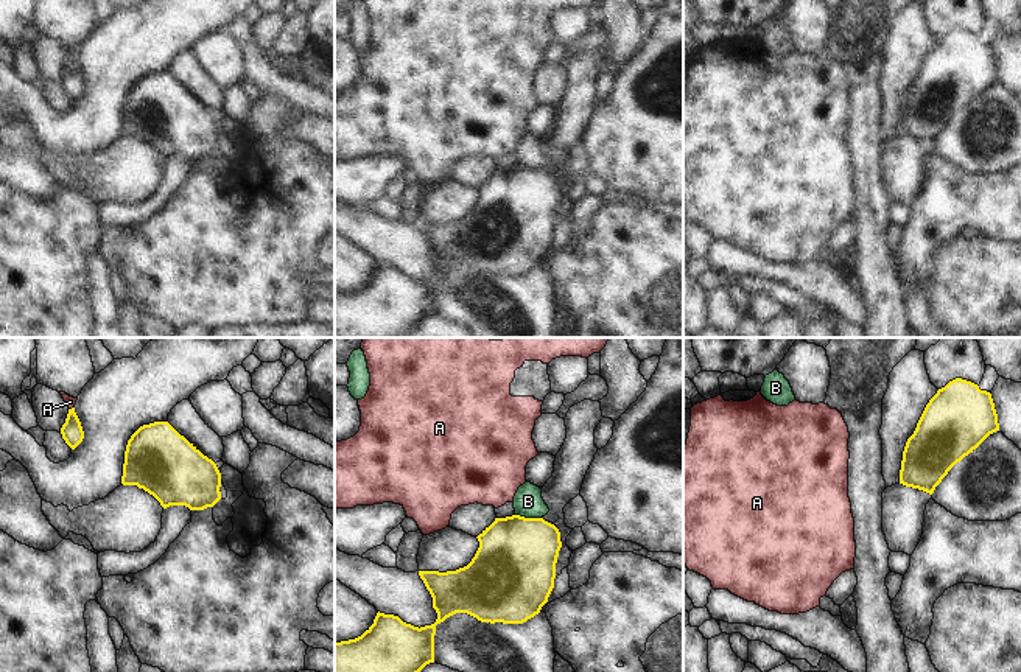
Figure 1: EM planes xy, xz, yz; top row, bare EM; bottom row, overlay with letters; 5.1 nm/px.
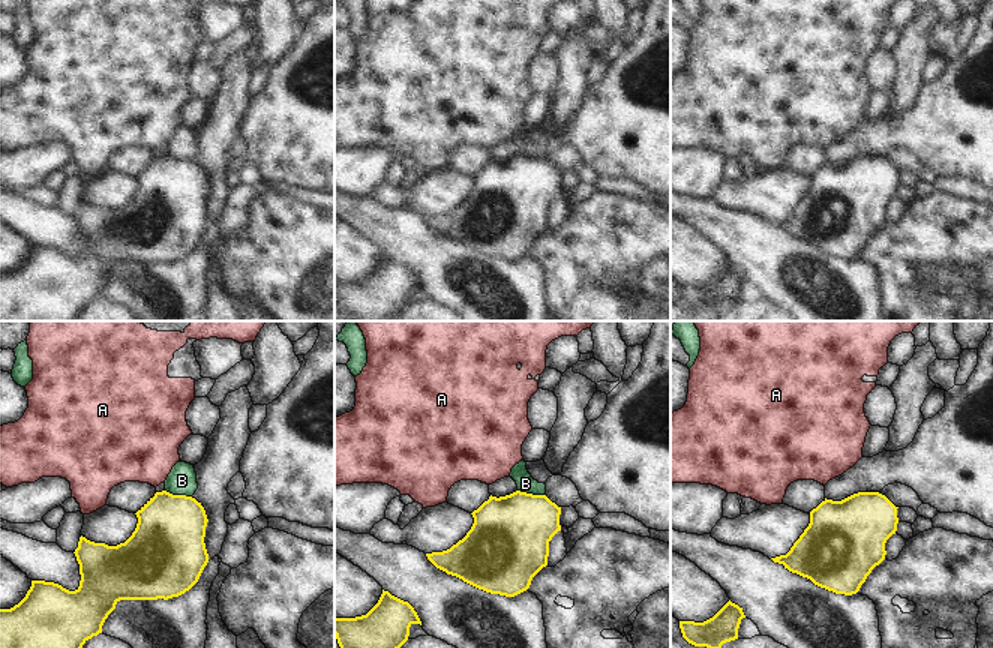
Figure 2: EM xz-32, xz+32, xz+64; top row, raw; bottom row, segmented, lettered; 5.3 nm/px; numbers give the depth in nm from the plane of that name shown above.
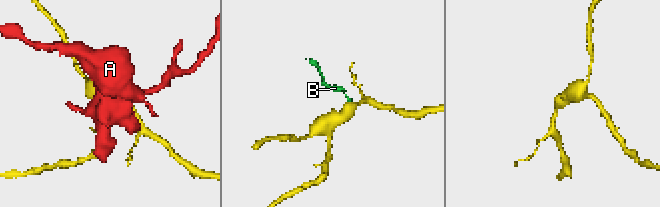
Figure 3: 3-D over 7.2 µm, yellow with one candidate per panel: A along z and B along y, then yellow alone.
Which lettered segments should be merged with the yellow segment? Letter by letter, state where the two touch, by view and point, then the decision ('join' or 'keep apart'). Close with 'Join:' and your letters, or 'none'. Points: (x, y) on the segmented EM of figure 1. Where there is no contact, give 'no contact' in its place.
A: contact xy (72, 408); keep apart
B: contact xz (528, 518); keep apart
Join: none

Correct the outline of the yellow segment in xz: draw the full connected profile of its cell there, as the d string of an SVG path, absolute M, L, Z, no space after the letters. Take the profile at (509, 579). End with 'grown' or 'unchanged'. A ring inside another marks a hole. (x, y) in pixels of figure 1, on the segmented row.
M512 515L495 518L476 538L479 548L467 566L447 572L419 571L437 613L434 624L419 628L378 611L361 636L335 642L335 672L420 672L434 663L436 625L456 613L490 624L523 624L539 614L554 588L562 548L559 529L543 518Z; unchanged

